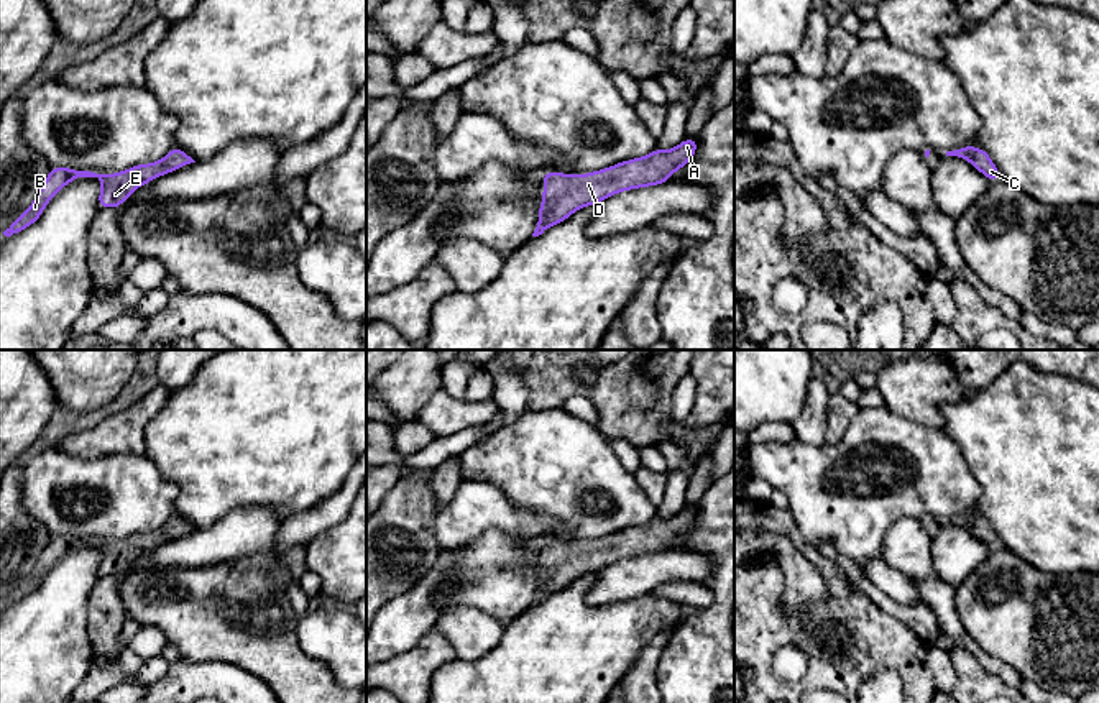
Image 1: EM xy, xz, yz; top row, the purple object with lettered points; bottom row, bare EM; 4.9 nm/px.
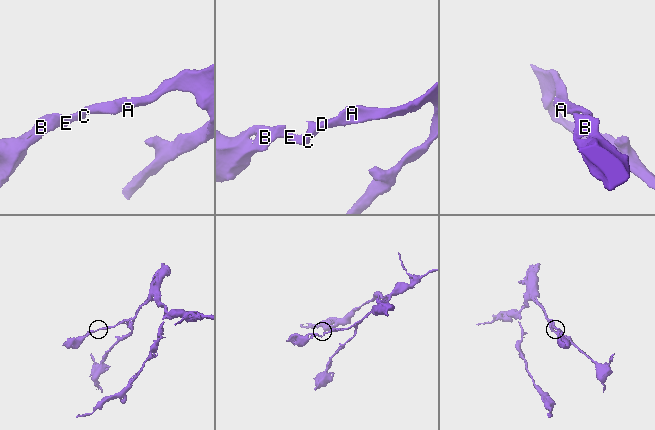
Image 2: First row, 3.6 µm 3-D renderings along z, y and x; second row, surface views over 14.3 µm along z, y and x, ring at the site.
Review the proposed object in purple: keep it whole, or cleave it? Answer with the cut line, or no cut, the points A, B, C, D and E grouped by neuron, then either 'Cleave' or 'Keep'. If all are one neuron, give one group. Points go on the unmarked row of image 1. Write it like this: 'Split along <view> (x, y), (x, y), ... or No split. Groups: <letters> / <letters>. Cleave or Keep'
No split. Groups: A B C D E. Keep

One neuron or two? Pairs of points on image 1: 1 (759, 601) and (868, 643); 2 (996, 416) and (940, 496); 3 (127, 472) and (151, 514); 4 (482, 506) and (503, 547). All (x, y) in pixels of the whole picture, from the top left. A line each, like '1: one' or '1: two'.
1: one
2: two
3: one
4: two

